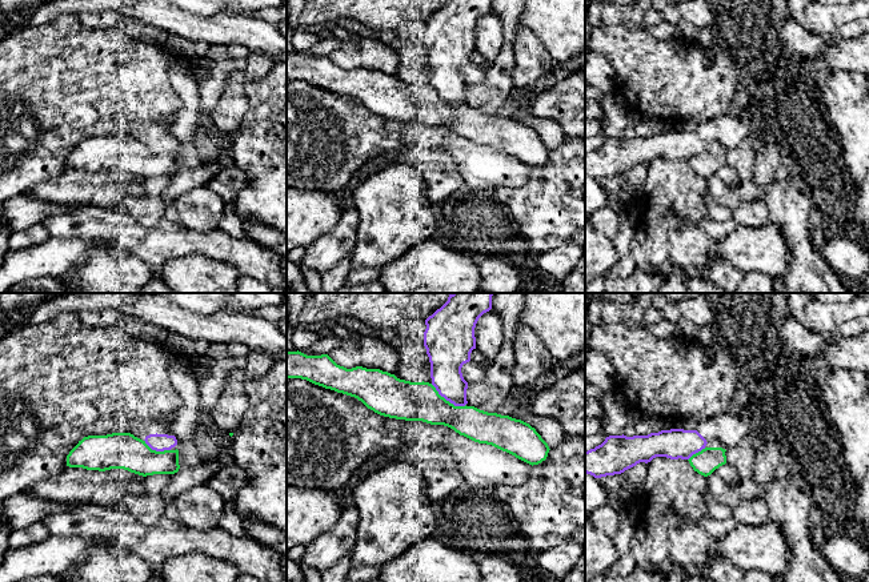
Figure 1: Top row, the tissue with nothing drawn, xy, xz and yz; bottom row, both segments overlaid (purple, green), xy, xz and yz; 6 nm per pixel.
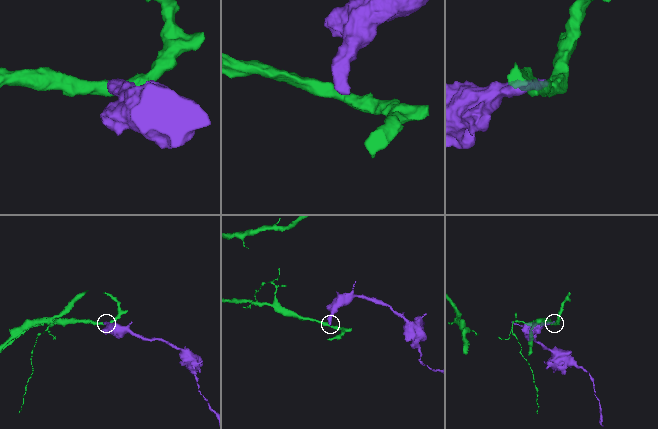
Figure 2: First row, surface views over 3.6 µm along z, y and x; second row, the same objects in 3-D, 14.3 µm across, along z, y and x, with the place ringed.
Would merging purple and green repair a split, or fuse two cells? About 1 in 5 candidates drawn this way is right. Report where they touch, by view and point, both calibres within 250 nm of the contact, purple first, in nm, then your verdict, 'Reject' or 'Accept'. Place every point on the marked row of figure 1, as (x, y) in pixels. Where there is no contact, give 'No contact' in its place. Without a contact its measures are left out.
Touches purple at xz (448, 400). Thickness 200 nm (purple) against 240 nm. Reject

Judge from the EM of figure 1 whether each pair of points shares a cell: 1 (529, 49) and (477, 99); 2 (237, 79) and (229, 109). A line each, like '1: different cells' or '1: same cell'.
1: different cells
2: same cell

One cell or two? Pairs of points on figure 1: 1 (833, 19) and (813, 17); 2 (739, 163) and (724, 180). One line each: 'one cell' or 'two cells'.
1: one cell
2: two cells

